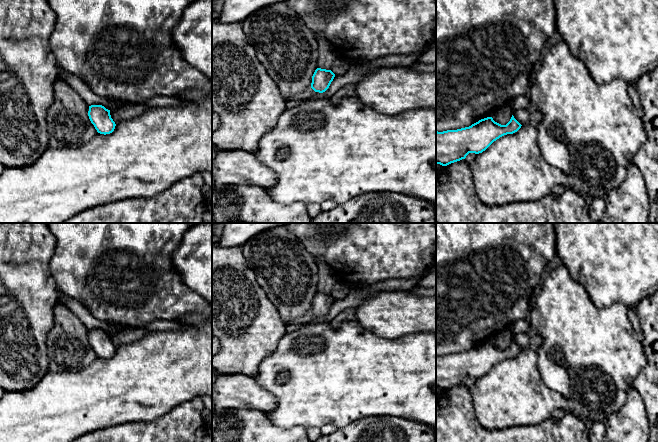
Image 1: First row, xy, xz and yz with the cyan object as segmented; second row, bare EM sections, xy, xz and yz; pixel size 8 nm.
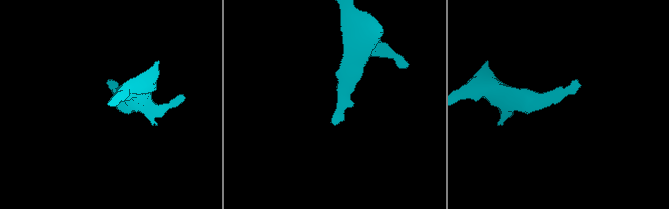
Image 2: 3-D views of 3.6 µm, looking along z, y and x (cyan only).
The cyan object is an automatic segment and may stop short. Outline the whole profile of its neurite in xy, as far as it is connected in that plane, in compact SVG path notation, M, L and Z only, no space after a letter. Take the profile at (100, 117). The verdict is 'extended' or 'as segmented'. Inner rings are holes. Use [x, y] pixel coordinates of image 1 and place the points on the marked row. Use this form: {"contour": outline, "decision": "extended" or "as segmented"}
{"contour": "M89 106L88 116L98 133L106 135L114 131L116 124L111 118L110 110L104 106Z", "decision": "as segmented"}

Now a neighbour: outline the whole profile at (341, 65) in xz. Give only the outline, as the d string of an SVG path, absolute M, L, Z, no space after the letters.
M342 57L340 58L336 58L331 71L335 74L335 75L343 75L345 74L348 69L350 68L350 64L351 62L348 61L347 59L344 59Z

